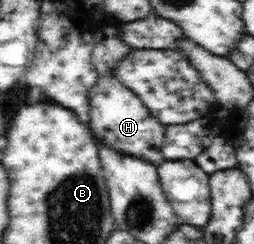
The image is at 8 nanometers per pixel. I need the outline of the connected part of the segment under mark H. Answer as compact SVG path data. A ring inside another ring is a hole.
M108 37L93 47L92 62L97 68L99 79L91 87L89 93L89 129L93 131L97 141L108 144L113 151L121 151L121 155L137 155L139 159L149 159L149 163L158 168L166 161L161 149L165 139L165 125L161 125L151 116L144 103L126 87L122 87L116 79L115 69L119 61L132 53L133 48L121 41L121 37Z

